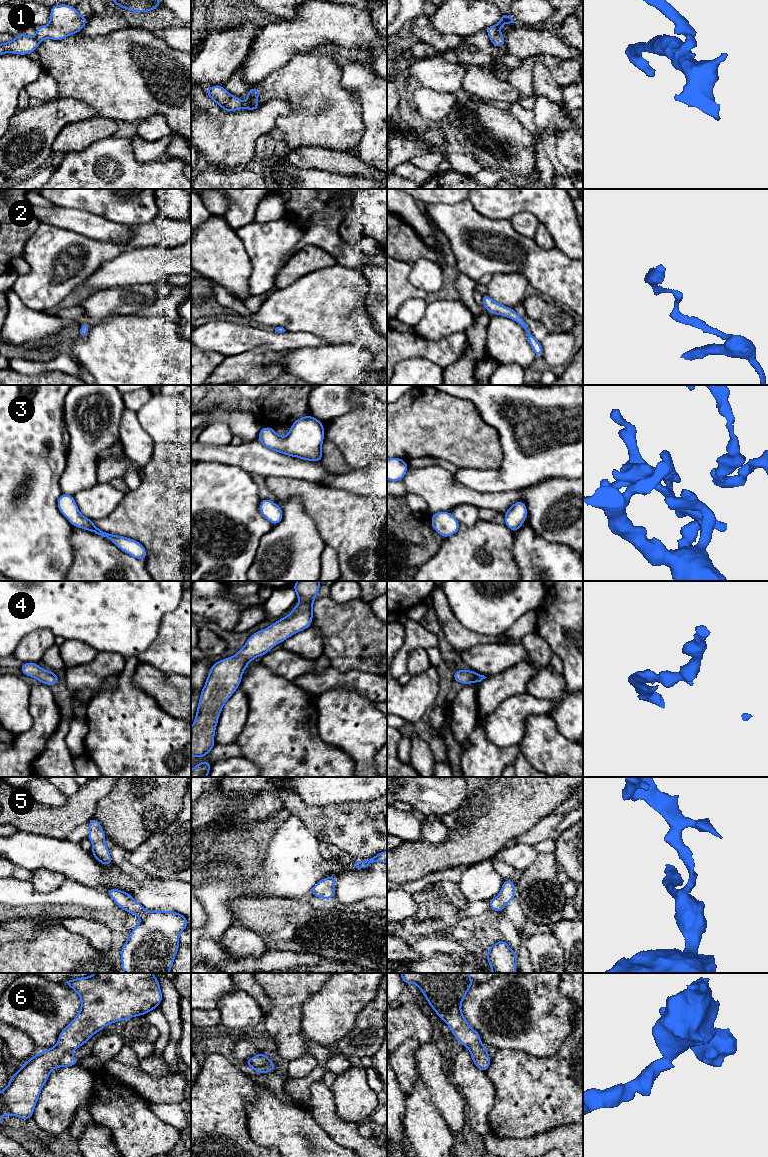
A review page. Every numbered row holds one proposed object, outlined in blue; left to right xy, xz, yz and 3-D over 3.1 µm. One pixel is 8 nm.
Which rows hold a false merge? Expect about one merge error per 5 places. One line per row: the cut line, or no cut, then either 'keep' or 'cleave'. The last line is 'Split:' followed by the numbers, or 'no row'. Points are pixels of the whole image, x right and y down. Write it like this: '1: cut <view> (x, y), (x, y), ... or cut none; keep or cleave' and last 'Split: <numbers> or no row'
1: cut none; keep
2: cut none; keep
3: cut none; keep
4: cut none; keep
5: cut none; keep
6: cut none; keep
Split: no row

